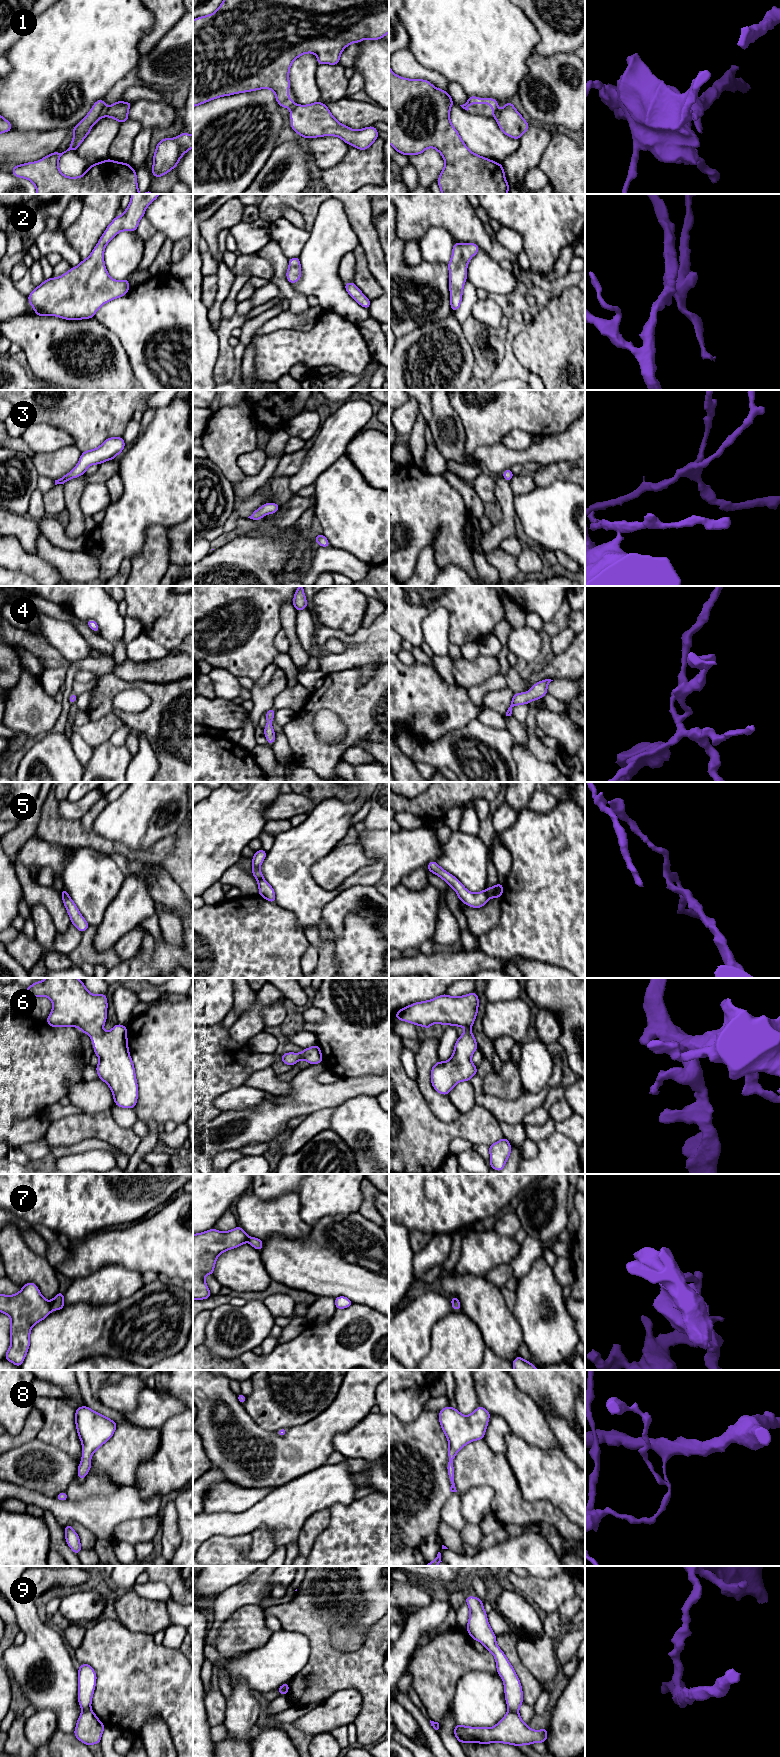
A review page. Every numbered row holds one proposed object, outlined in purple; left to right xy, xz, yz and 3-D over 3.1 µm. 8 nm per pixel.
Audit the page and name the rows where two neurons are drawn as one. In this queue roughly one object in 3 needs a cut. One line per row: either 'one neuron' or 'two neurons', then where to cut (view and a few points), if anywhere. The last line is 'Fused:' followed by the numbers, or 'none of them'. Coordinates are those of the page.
1: two neurons; cut in xy along (105, 108), (101, 116)
2: one neuron; no cut
3: one neuron; no cut
4: one neuron; no cut
5: two neurons; cut in yz along (484, 890), (489, 897)
6: one neuron; no cut
7: two neurons; cut in xy along (51, 1302), (53, 1309)
8: one neuron; no cut
9: two neurons; cut in yz along (509, 1710), (517, 1712)
Fused: 1, 5, 7, 9

